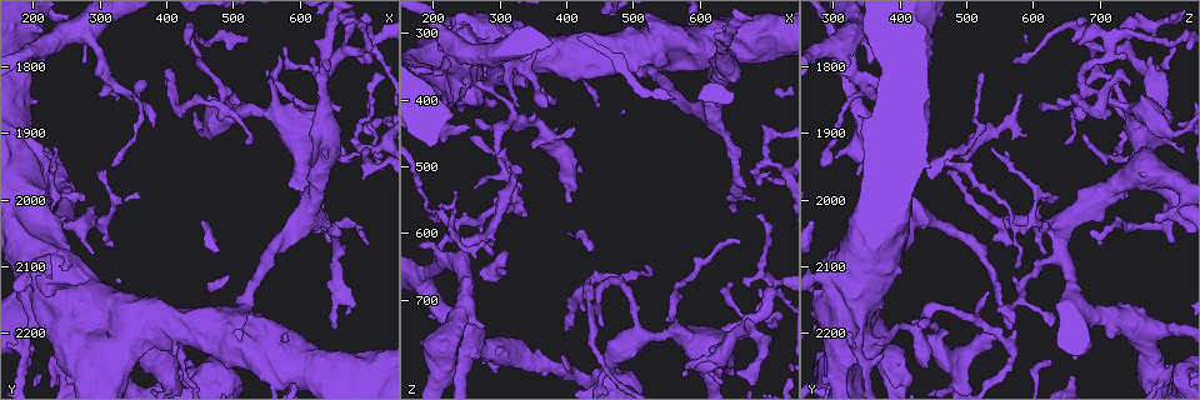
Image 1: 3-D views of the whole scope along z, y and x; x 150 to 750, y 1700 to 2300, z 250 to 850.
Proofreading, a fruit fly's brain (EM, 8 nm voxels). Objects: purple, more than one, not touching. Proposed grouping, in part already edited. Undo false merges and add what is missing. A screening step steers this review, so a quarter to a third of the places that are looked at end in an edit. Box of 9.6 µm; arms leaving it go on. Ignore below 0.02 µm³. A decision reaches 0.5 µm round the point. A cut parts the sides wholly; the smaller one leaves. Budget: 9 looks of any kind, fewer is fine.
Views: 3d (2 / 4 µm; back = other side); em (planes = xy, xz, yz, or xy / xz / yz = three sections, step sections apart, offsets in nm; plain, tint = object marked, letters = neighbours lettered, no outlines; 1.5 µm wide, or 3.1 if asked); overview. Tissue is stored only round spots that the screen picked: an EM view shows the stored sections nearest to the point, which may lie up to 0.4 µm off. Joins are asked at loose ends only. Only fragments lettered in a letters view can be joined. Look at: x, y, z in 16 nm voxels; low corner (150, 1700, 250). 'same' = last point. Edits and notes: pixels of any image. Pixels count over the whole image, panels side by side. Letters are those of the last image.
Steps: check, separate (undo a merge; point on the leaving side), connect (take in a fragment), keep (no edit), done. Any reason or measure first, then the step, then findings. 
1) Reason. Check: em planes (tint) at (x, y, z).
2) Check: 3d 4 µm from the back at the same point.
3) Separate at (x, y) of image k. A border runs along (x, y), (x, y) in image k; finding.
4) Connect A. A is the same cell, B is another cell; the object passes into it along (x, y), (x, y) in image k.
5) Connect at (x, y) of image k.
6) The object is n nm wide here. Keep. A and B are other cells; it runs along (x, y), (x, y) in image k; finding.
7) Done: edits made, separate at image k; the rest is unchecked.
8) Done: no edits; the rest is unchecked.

Sudden change in width. Check: em planes (plain) at (670, 1935, 725).

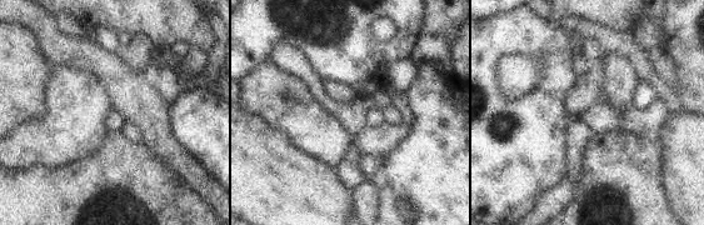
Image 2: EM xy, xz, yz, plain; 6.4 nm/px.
What lies round it. Check: em planes (letters) at the same point.

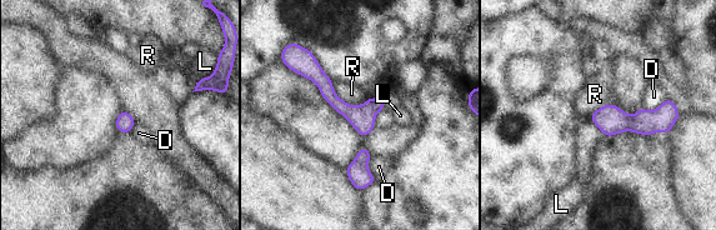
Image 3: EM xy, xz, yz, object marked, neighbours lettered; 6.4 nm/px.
Keep. D, L and R are other cells; it runs along (303, 64), (343, 108), (371, 125) in image 3; continuous, no second neuron.

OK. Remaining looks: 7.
Four arms meet. Check: em planes (letters) at (710, 1760, 675).

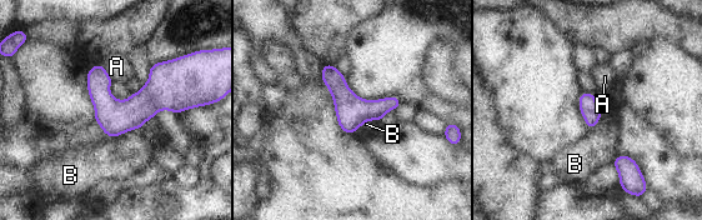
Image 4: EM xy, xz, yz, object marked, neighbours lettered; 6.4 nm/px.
The object is 120 nm wide here. Keep. A and B are other cells; it runs along (90, 74), (114, 105), (186, 104) in image 4; all the same neuron.

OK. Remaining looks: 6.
Thick turns thin. Check: em planes (letters) at (320, 2010, 520).

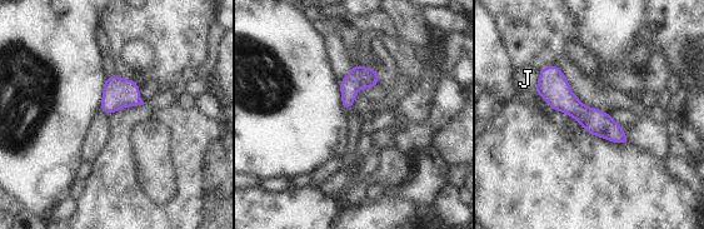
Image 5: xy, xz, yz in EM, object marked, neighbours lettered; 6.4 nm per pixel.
The object is 100 nm wide here. Keep. J is another cell; a border runs along (539, 73), (539, 80), (534, 91) in image 5; continuous, no second neuron.

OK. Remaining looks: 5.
Thin neck. Check: em xy step 8 (tint) at (190, 2010, 560).

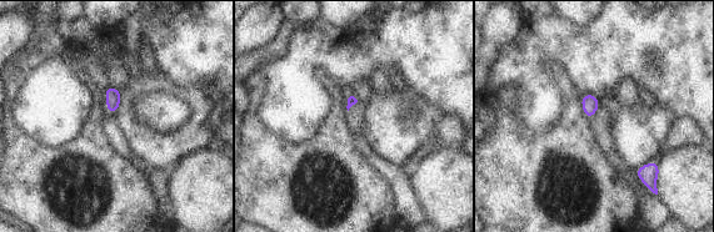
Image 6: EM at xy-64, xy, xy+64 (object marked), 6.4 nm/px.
Cut it another way. Check: em planes (letters) at the same point.

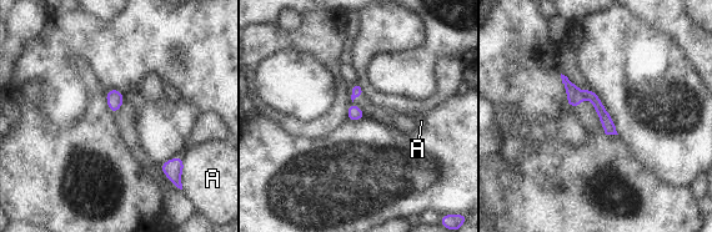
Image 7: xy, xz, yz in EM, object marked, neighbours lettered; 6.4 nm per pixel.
The object is 80 nm wide here. Separate at (606, 120) of image 7. A is another cell; a second neuron is stuck on.

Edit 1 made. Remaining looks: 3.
Done: edits made, separate at image 7; the rest is unchecked.

